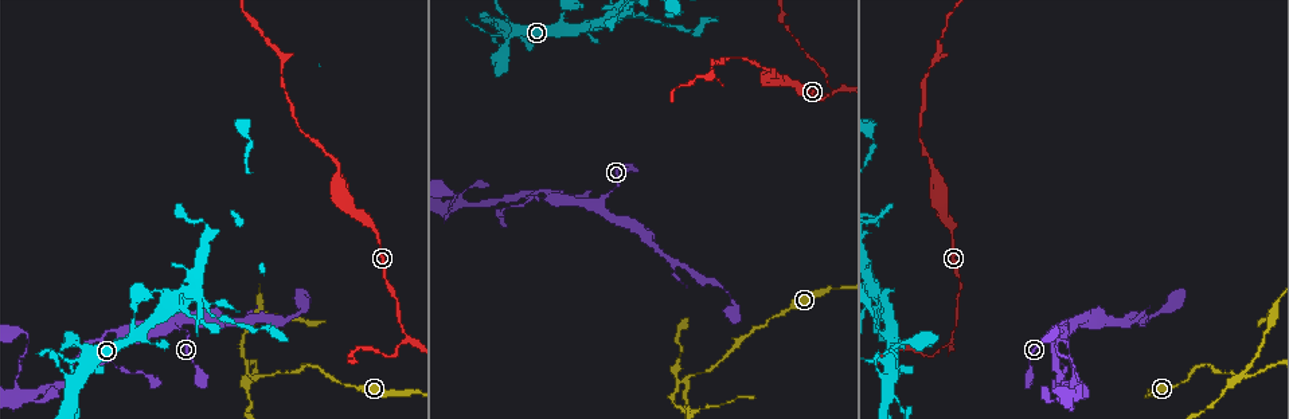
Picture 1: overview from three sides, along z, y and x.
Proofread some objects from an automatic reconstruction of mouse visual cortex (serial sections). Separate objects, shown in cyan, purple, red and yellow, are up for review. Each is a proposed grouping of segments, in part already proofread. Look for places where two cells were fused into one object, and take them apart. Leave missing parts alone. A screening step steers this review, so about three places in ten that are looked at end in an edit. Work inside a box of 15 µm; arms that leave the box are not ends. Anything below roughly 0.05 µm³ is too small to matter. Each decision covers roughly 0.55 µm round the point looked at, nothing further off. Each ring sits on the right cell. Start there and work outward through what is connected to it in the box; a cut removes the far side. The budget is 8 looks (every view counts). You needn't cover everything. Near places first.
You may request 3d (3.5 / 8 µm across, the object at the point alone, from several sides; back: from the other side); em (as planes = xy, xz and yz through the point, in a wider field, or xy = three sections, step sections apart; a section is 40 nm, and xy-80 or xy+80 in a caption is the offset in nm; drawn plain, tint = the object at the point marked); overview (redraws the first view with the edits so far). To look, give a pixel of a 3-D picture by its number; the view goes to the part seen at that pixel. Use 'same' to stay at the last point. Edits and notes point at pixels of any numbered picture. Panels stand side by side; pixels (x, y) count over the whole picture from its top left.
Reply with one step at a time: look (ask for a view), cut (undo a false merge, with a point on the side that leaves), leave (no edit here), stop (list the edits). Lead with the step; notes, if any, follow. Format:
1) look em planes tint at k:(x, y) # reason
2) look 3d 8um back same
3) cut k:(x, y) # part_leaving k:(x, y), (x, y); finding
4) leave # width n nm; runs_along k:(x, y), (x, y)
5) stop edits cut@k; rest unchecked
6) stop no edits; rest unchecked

look 3d 3.5um at 1:(639, 16) # calibre changes

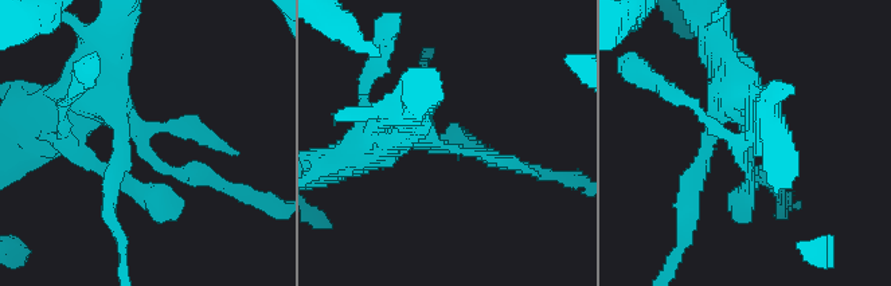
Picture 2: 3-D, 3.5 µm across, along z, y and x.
look em planes plain at 2:(155, 158) # shape alone is not enough

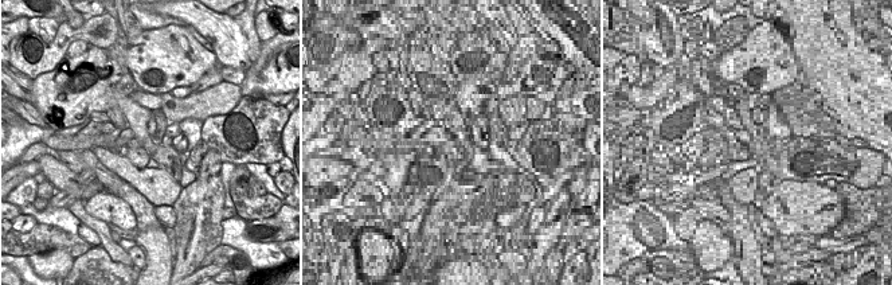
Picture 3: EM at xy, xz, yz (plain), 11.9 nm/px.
look em planes tint same

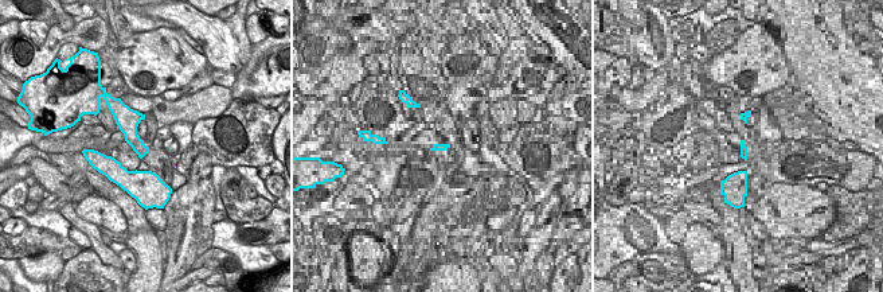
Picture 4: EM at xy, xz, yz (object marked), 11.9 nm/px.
cut 2:(179, 172) # a second cell is stuck on

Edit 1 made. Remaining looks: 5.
look overview # see it whole again

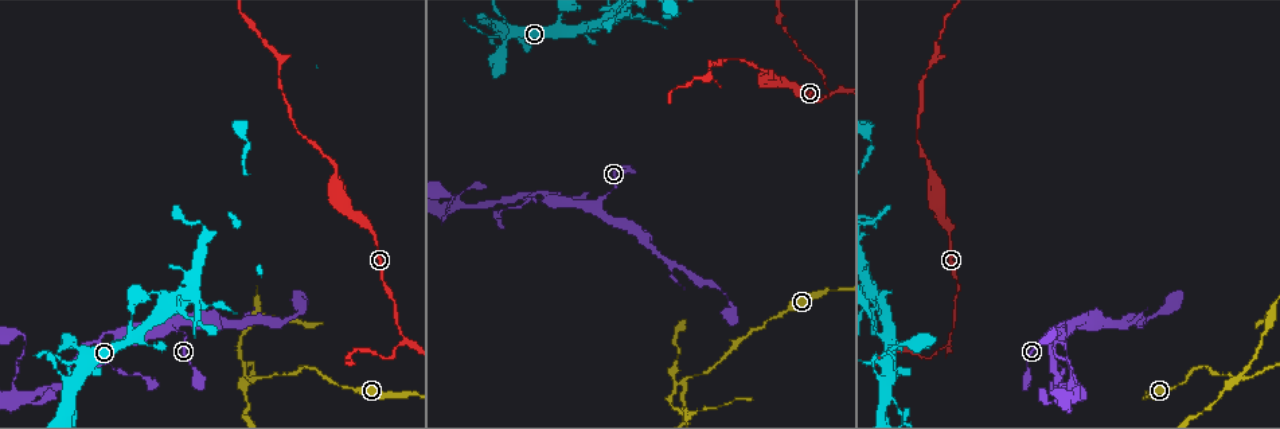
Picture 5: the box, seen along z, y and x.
look 3d 8um at 5:(552, 202)

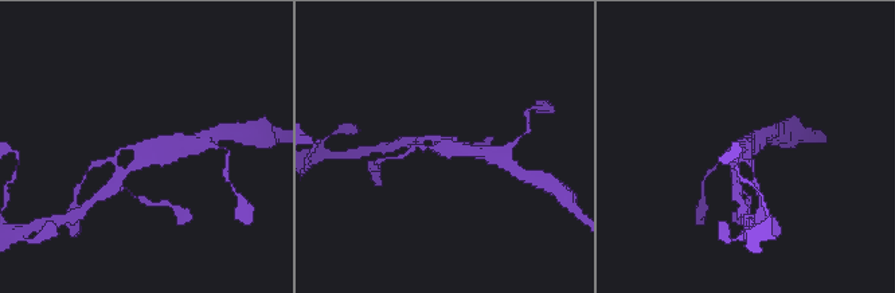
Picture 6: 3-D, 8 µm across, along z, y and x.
look em xy step 2 tint at 6:(147, 149) # arms 3; arm_widths 150, 200, 400 nm

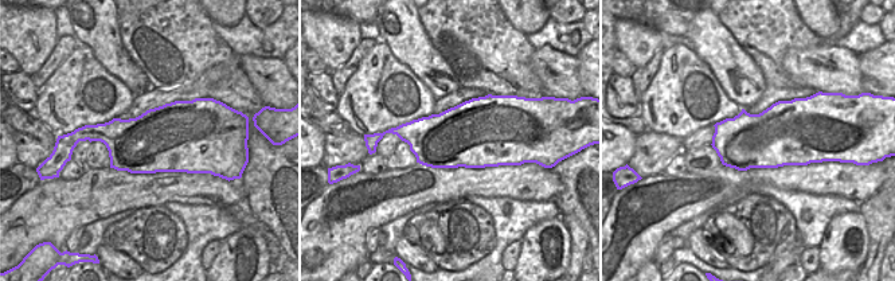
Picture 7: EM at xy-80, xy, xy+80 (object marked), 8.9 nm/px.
leave # runs_along 6:(183, 145), (147, 149), (118, 179); continuous, no second cell

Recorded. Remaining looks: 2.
look 3d 8um at 5:(834, 94) # branch point

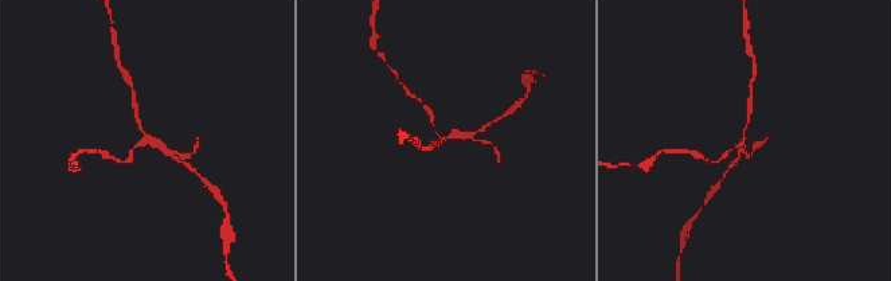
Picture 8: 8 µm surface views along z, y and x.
look em xy step 3 tint at 8:(144, 135) # arms 3; arm_widths 100, 150, 200 nm; now the EM

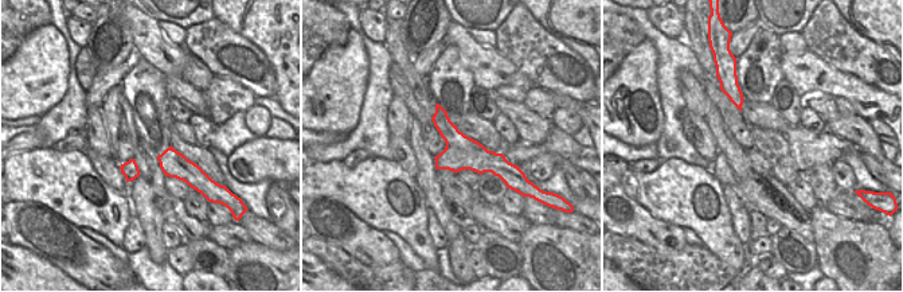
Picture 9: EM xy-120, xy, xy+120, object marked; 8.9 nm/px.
cut 8:(758, 144) # border 9:(446, 144), (454, 148), (485, 150); two cells meet here

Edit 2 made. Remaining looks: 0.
stop edits cut@2, cut@8; rest unchecked

